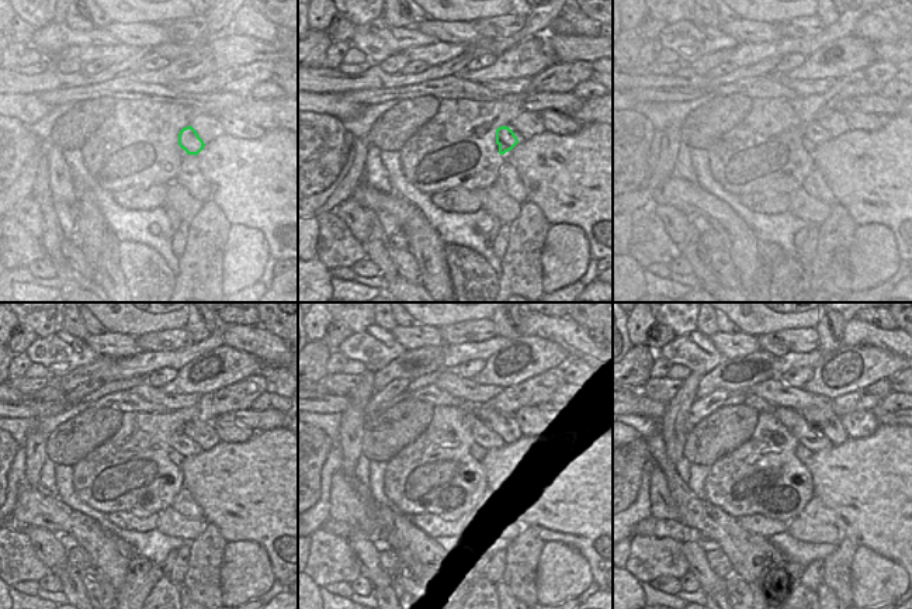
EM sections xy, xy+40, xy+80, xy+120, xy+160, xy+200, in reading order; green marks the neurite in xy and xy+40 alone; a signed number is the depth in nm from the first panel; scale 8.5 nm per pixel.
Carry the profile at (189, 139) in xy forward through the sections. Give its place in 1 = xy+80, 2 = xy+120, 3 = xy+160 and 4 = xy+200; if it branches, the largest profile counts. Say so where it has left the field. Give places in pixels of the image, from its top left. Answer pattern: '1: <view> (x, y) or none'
1: xy+80 (815, 131)
2: xy+120 (183, 443)
3: xy+160 (496, 440)
4: xy+200 (808, 436)

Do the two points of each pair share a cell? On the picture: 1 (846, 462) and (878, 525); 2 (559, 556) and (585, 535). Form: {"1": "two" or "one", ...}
{"1": "one", "2": "two"}

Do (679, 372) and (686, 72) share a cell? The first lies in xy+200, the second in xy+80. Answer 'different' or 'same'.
different

